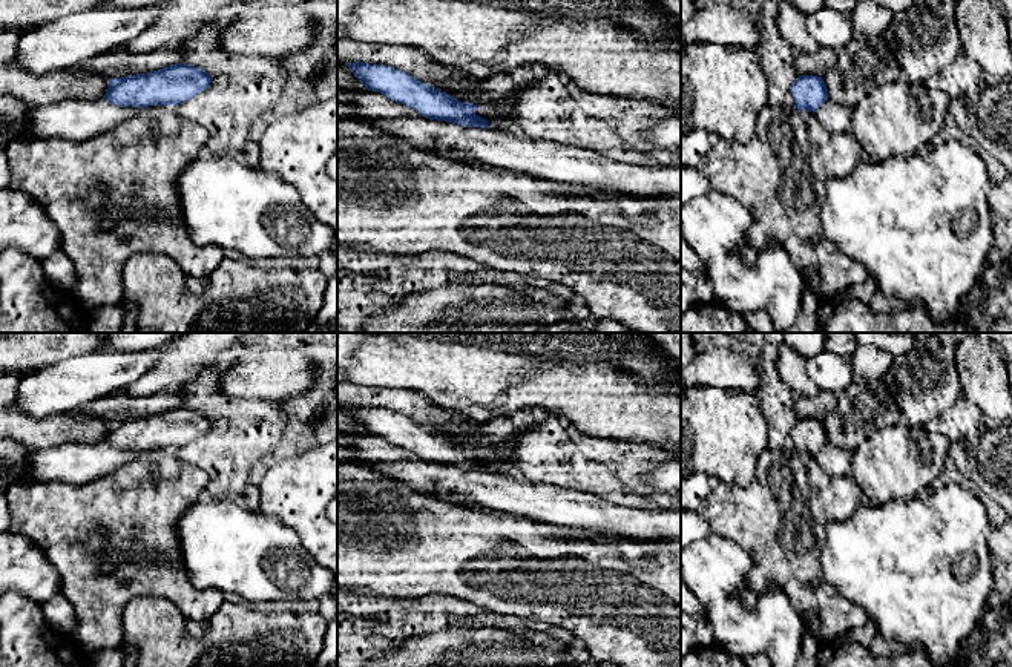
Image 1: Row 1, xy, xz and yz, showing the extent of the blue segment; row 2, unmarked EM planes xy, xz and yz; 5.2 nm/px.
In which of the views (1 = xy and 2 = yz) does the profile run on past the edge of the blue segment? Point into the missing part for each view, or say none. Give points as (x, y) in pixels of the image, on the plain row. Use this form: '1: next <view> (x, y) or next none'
1: next xy (77, 463)
2: next yz (837, 462)

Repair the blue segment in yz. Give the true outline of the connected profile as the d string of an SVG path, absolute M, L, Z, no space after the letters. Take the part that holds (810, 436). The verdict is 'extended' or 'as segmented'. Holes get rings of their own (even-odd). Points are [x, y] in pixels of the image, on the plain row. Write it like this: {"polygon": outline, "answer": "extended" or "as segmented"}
{"polygon": "M799 419L791 429L791 439L794 452L813 455L828 475L845 477L853 474L854 454L828 442L822 420Z", "answer": "extended"}

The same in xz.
{"polygon": "M345 406L365 429L363 434L337 434L337 443L356 452L356 462L382 475L406 483L417 492L434 497L452 497L474 508L514 514L546 524L569 527L583 534L612 534L636 541L681 541L681 511L642 511L616 506L592 494L569 491L554 485L531 483L521 475L489 474L488 465L475 457L474 446L462 446L409 417L386 408Z", "answer": "extended"}

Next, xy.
{"polygon": "M182 406L146 417L109 422L101 443L64 443L49 449L34 449L26 483L90 483L115 472L144 451L175 451L209 429L209 416Z", "answer": "extended"}

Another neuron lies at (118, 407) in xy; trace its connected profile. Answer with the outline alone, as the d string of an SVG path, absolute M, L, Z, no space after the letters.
M178 391L153 393L132 397L124 393L106 396L78 409L81 414L100 417L107 422L127 420L158 414L179 406Z

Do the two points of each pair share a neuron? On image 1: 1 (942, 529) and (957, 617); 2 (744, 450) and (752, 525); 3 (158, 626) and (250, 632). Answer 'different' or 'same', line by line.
1: same
2: different
3: same

